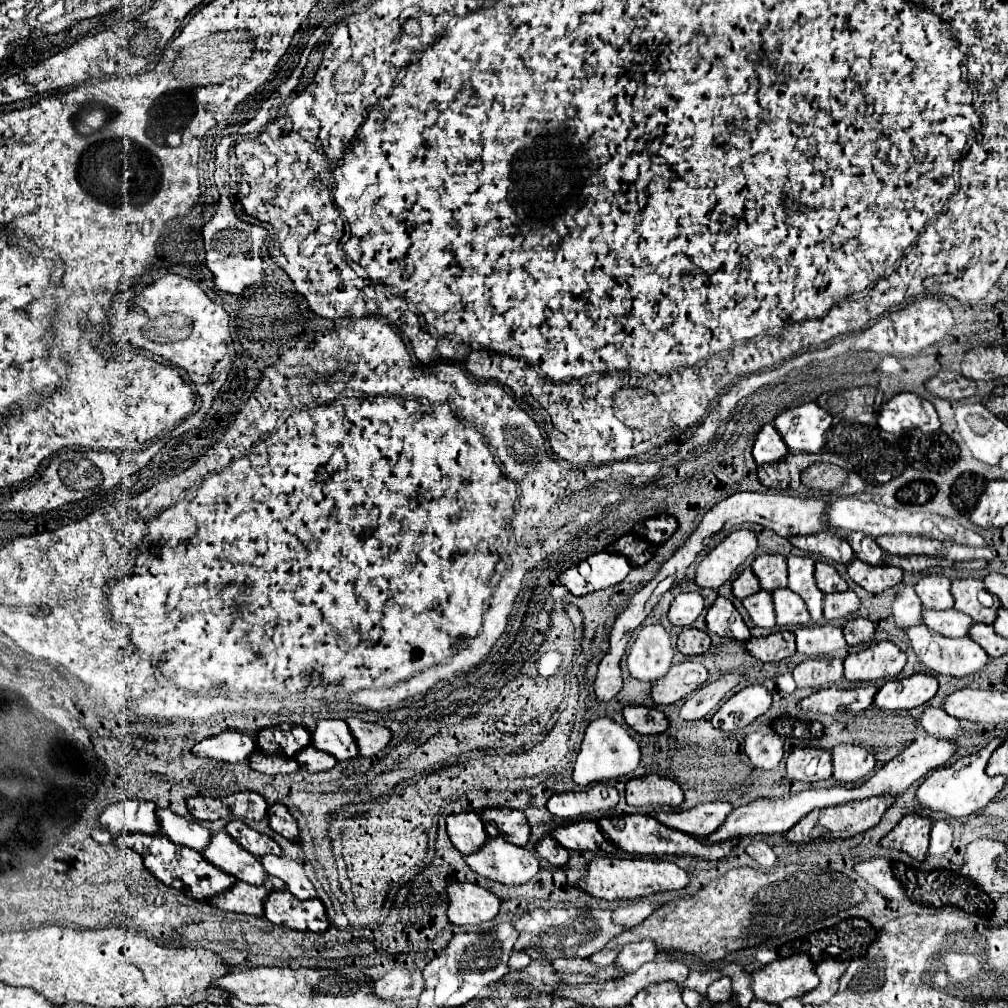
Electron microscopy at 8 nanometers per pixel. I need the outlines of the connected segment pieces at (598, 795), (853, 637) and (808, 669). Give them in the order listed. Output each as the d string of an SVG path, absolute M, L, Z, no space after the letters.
M596 783L590 789L582 791L566 791L566 793L556 793L548 799L546 807L552 815L564 817L564 819L576 819L588 813L608 813L618 805L618 791L612 785L606 783Z
M854 617L854 619L846 621L842 631L844 631L846 643L852 647L860 645L860 643L870 643L874 639L874 623L864 617Z
M816 657L804 659L794 667L794 679L798 687L824 689L832 687L842 677L842 659L840 657Z

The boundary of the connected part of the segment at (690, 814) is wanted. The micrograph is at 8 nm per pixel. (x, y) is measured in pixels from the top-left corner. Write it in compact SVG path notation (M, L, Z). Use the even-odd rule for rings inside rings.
M720 801L702 803L682 811L652 811L652 815L666 827L672 827L676 831L684 831L696 837L706 837L714 833L730 813L732 813L732 805L720 803Z

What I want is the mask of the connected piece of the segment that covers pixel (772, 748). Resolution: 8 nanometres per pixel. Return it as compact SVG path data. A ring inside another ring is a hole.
M760 731L746 735L746 753L750 763L760 769L774 769L784 755L784 739L780 735L764 735Z

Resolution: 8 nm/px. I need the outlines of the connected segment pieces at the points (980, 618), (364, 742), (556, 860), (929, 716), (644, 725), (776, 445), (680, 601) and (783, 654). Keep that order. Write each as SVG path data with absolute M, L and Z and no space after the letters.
M952 579L952 595L954 595L954 607L966 615L970 615L978 623L992 625L996 619L996 611L1000 607L1000 601L994 597L994 603L990 607L984 607L978 603L978 593L984 589L984 583L980 579Z
M346 717L346 723L350 727L350 733L356 739L358 751L362 757L372 757L378 751L382 751L390 741L390 731L386 727L380 727L376 723L368 723L356 717Z
M550 835L542 837L542 839L536 843L536 851L538 851L544 859L548 859L552 865L564 865L564 863L568 861L568 851L566 851L562 845L558 845L556 839L550 837Z
M926 707L920 717L920 725L928 735L940 737L940 739L952 739L952 737L962 737L964 731L960 727L960 721L946 715L940 707Z
M624 707L624 721L638 733L664 733L668 729L668 719L658 709L648 707Z
M764 425L754 441L754 449L752 449L752 457L758 465L764 463L776 463L780 459L784 459L788 455L788 447L782 441L782 437L778 435L778 431L772 425Z
M680 593L670 605L668 619L672 625L690 627L704 609L704 599L700 593Z
M776 631L762 639L750 637L746 641L746 649L752 657L760 661L782 661L790 657L792 653L796 653L794 635L790 631Z

